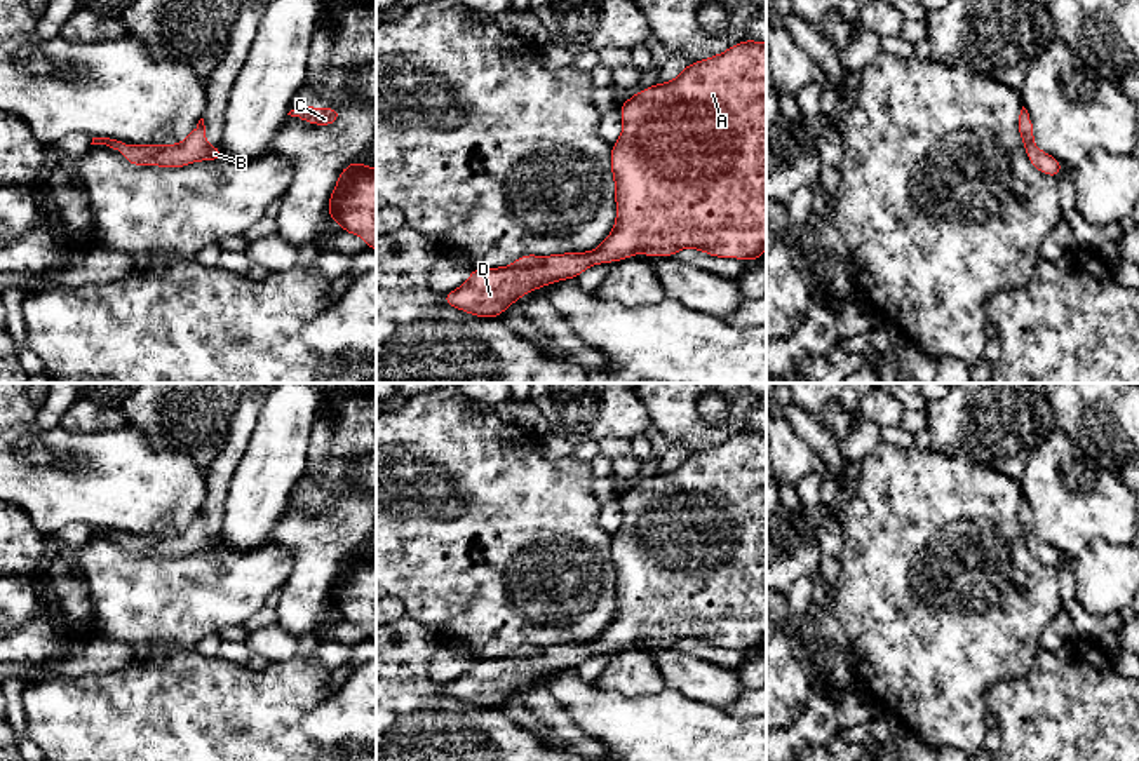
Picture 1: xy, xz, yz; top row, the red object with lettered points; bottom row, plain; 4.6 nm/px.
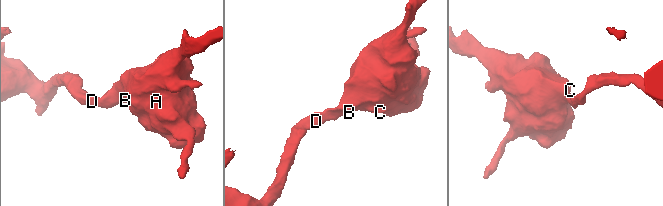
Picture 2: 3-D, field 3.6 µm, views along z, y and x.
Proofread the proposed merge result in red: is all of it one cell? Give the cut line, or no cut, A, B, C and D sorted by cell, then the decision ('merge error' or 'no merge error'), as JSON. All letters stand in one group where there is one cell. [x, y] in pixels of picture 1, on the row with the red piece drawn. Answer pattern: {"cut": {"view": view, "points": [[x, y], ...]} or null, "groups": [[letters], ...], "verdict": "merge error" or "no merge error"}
{"cut": null, "groups": [["A", "B", "C", "D"]], "verdict": "no merge error"}

